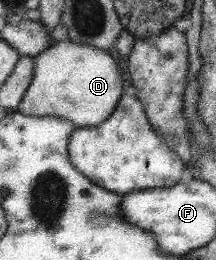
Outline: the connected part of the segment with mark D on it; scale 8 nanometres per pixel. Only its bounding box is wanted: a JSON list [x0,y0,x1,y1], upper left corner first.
[18,40,126,128]

